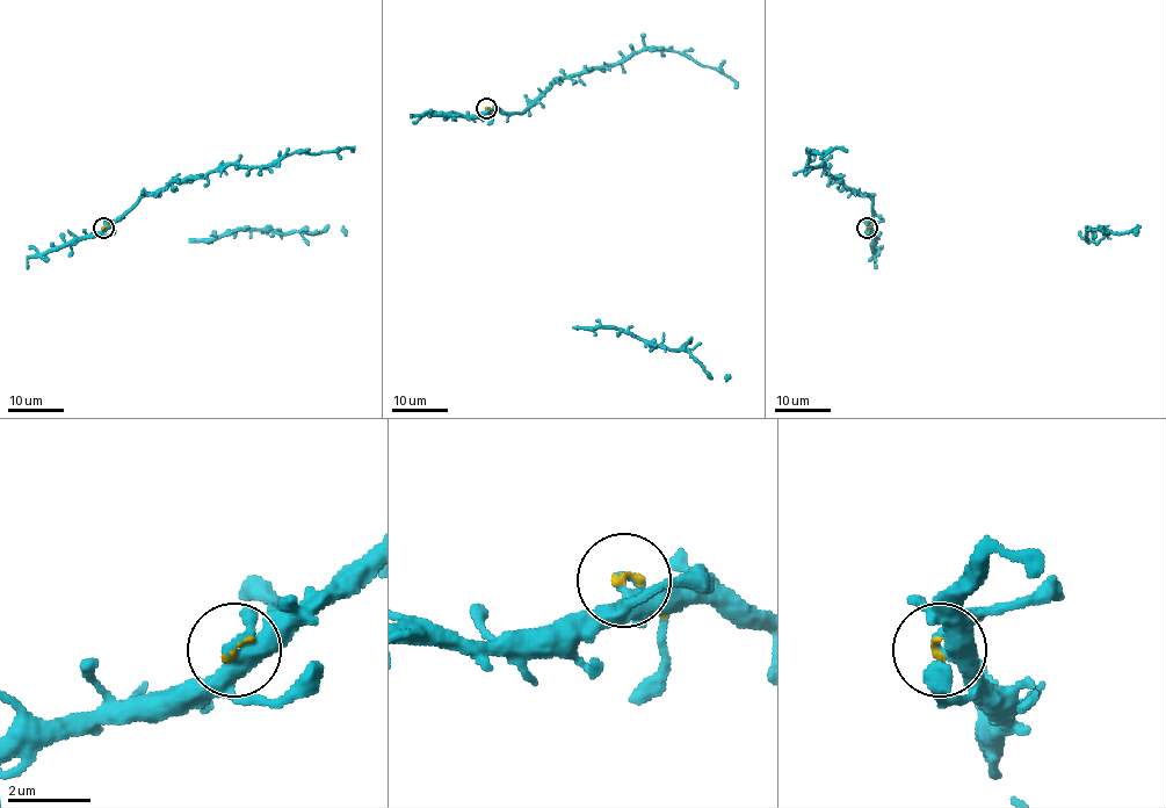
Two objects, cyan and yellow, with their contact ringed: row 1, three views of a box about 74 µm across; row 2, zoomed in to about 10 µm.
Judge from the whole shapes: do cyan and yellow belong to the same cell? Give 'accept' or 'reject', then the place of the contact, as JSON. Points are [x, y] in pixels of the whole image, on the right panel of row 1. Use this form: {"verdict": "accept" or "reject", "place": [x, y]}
{"verdict": "accept", "place": [867, 228]}

